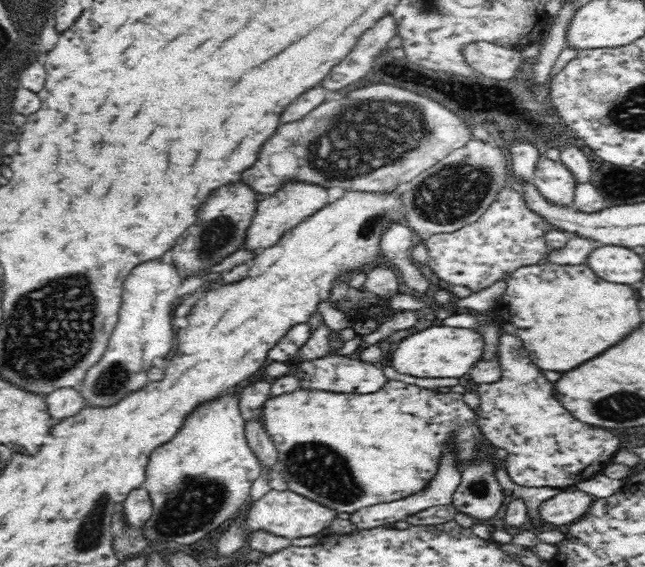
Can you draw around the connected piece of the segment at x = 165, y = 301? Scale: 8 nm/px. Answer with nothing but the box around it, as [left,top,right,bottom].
[80,256,182,406]

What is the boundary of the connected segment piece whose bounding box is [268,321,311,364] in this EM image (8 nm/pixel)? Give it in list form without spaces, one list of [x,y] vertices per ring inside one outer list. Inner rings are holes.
[[[297,322],[290,327],[290,330],[276,343],[276,346],[268,352],[268,361],[284,362],[287,364],[298,360],[298,351],[311,335],[310,323]]]

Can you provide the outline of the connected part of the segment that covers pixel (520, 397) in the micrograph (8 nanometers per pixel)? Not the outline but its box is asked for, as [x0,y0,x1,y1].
[477,332,619,490]

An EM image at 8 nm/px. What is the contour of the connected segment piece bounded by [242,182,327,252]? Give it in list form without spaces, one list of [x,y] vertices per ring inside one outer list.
[[[288,182],[278,192],[260,201],[255,215],[252,217],[250,226],[246,230],[242,249],[248,252],[255,252],[259,249],[274,246],[280,240],[280,237],[287,234],[295,226],[298,226],[310,215],[318,212],[322,207],[326,207],[326,191],[326,188],[316,186],[315,184]]]

